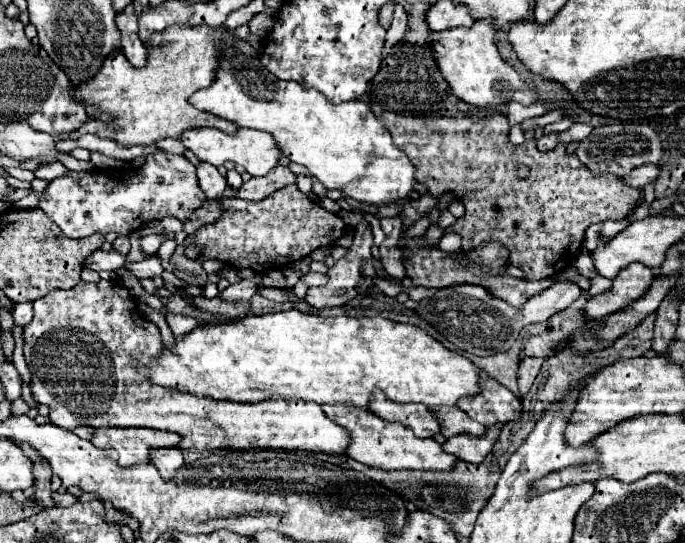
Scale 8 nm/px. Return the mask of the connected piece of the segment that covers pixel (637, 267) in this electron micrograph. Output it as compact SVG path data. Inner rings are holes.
M632 263L632 265L624 267L624 271L620 271L620 275L616 275L616 279L612 279L610 291L588 299L588 303L584 307L584 315L588 319L602 319L602 317L630 305L632 301L640 299L650 289L654 275L656 275L654 269L644 267L640 263Z

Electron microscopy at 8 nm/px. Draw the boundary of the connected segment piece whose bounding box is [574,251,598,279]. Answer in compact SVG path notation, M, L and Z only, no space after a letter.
M588 251L580 253L580 255L578 255L578 259L574 261L574 265L576 265L576 269L578 269L584 277L588 277L588 279L592 279L592 277L596 277L596 275L598 275L598 273L596 273L596 269L594 269L594 263L592 263L592 257L590 257L590 253L588 253Z

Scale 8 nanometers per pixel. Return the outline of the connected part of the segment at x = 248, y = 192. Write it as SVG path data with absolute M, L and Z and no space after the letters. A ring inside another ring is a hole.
M274 167L266 177L252 177L248 183L244 183L238 189L238 197L260 201L260 199L266 199L270 193L278 191L280 183L286 185L288 181L294 181L288 167ZM278 175L282 175L282 177L278 177Z

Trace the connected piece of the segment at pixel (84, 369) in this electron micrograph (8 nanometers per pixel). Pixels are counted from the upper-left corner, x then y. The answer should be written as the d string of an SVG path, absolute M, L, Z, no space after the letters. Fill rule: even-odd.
M78 283L74 289L56 289L46 297L34 301L34 319L24 327L24 357L32 373L30 389L32 397L40 405L50 407L50 421L64 429L76 429L80 425L88 427L150 427L174 431L182 437L180 449L186 451L206 451L206 449L302 449L314 453L344 453L348 447L348 433L340 425L332 423L320 405L302 399L272 397L260 403L236 403L236 401L216 401L212 397L196 397L190 393L180 393L176 389L152 385L134 367L132 359L150 363L156 353L160 353L160 331L158 327L144 319L130 297L128 289L110 285L106 289L96 283Z

